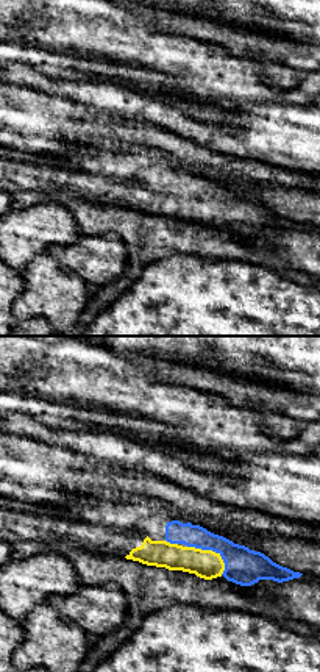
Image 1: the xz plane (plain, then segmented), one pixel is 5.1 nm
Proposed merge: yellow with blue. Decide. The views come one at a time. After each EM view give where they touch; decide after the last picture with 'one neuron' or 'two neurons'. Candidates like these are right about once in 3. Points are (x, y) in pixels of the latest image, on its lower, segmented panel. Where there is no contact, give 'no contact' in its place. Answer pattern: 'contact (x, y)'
contact (211, 550)

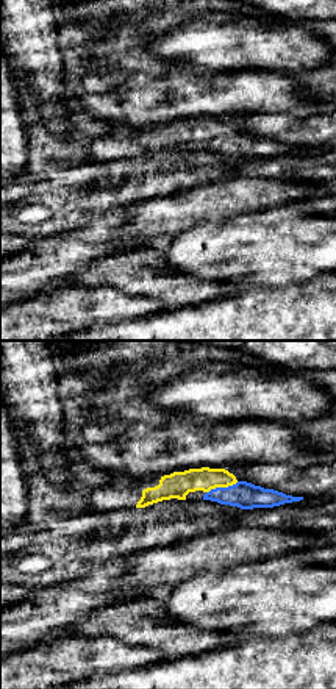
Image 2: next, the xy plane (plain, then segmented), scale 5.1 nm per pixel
contact (222, 486)

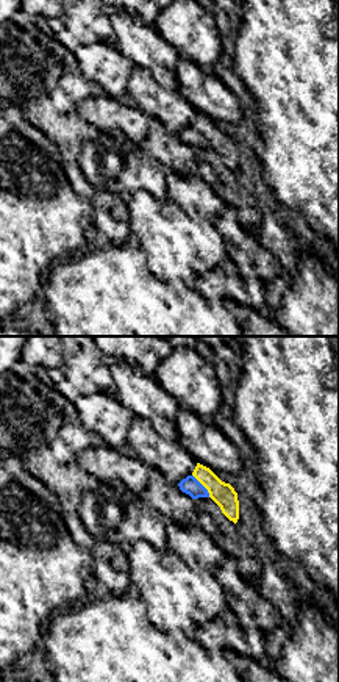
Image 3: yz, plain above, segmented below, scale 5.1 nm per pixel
contact (202, 484)

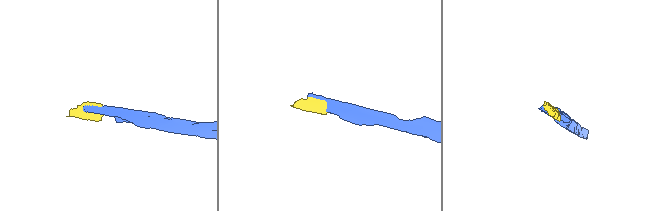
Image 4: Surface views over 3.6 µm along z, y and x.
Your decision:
one neuron

